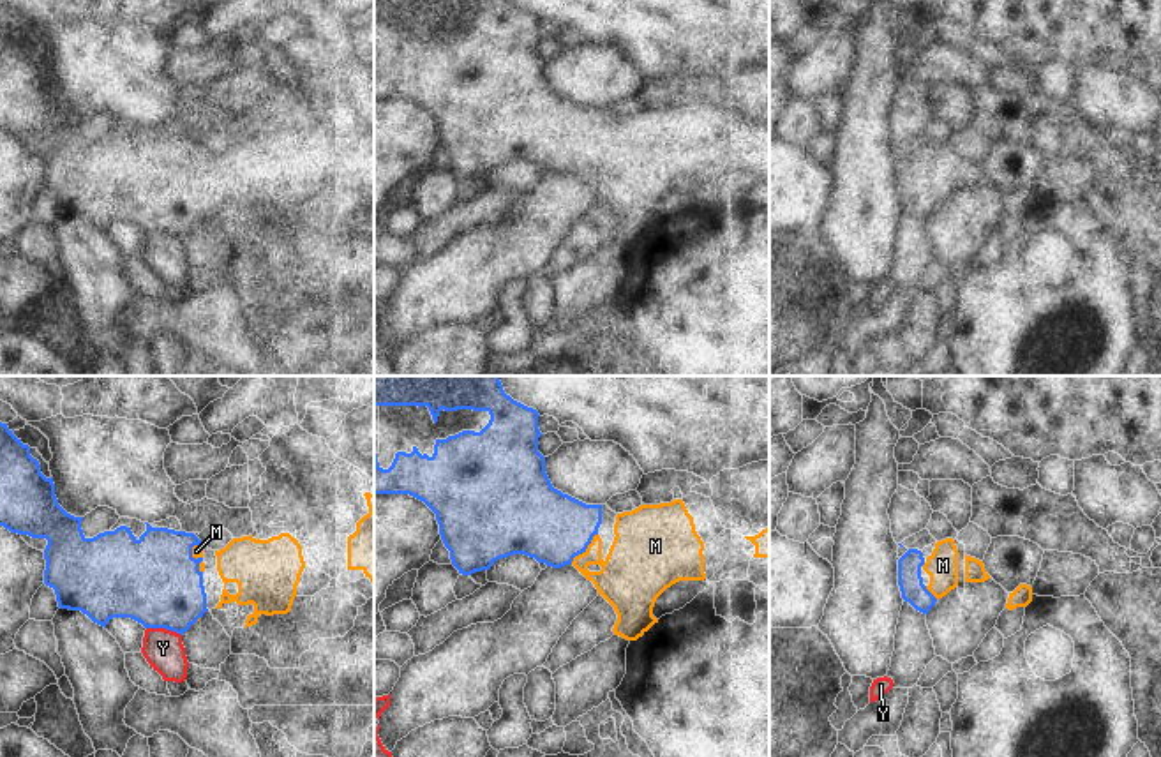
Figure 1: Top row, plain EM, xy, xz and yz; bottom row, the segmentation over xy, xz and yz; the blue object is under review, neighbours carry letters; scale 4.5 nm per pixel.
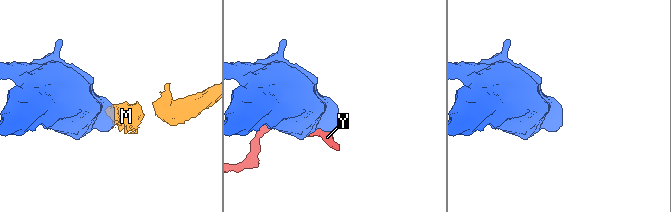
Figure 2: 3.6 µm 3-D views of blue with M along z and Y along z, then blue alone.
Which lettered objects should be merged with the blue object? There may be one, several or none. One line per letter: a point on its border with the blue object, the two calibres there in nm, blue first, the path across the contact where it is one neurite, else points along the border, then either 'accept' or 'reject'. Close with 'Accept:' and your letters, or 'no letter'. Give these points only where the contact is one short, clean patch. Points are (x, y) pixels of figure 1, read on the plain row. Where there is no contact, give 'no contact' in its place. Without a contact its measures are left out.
M: meets blue in xz at (584, 154); 340 nm thick on the blue side, 300 nm on the other; accept
Y: meets blue in xy at (164, 232); 400 nm thick on the blue side, 180 nm on the other; border along xy (147, 232), (164, 232), (180, 240); reject
Accept: M

